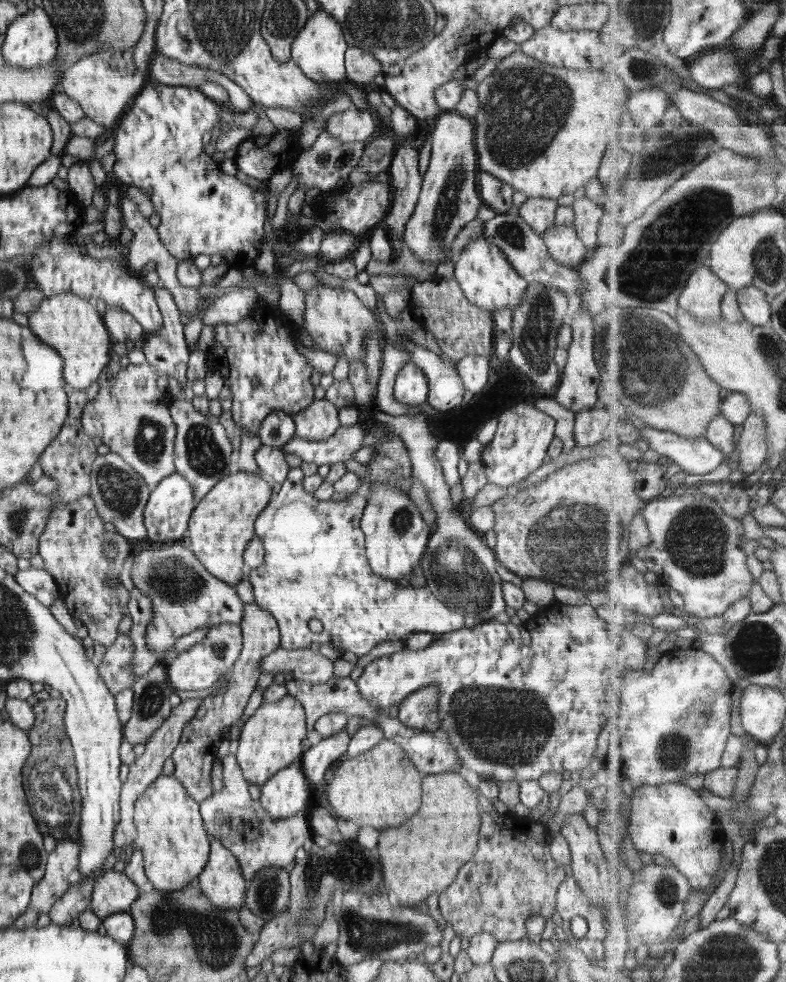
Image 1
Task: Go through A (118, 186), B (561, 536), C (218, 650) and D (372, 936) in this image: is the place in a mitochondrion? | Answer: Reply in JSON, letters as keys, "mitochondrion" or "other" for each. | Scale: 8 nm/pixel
{"A":"other","B":"mitochondrion","C":"mitochondrion","D":"mitochondrion"}

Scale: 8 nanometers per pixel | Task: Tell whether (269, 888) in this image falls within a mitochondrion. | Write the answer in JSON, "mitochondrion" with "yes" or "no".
{"mitochondrion":"yes"}

